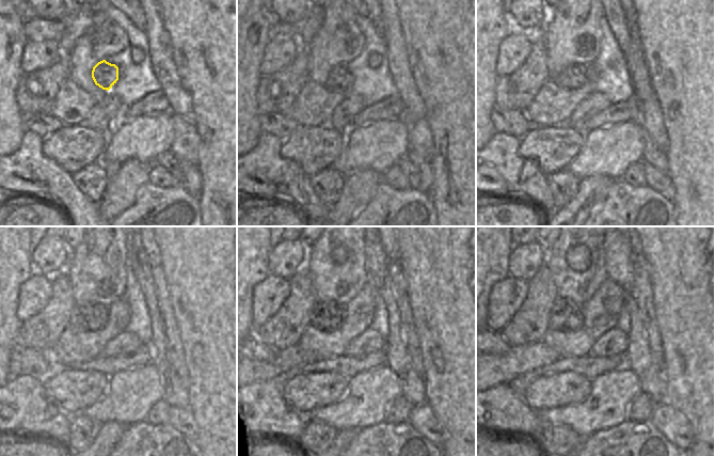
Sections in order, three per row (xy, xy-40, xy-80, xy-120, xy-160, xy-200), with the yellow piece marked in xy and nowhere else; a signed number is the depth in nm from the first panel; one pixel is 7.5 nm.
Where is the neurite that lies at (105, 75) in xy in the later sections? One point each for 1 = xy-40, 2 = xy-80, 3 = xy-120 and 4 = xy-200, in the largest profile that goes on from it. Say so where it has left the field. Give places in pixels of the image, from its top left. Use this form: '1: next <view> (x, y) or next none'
1: next xy-40 (339, 78)
2: next xy-80 (573, 76)
3: next xy-120 (92, 317)
4: next xy-200 (566, 315)

